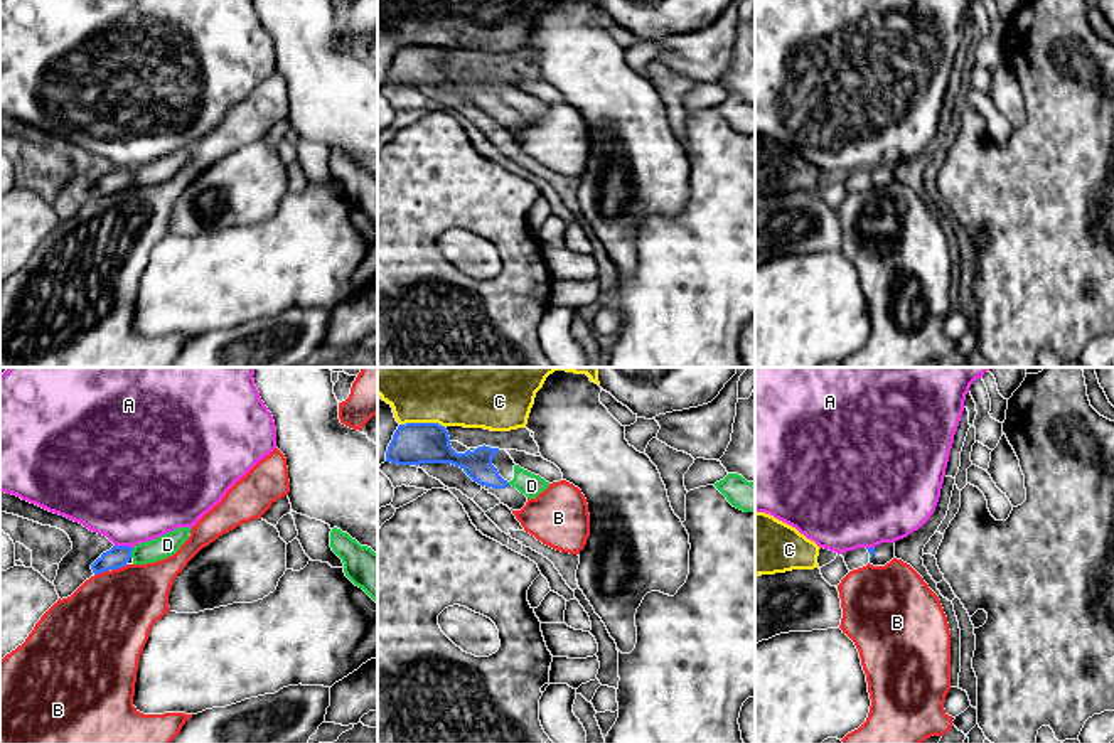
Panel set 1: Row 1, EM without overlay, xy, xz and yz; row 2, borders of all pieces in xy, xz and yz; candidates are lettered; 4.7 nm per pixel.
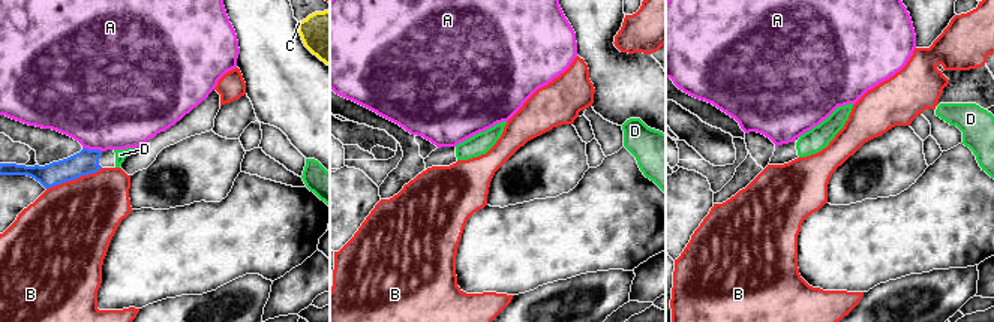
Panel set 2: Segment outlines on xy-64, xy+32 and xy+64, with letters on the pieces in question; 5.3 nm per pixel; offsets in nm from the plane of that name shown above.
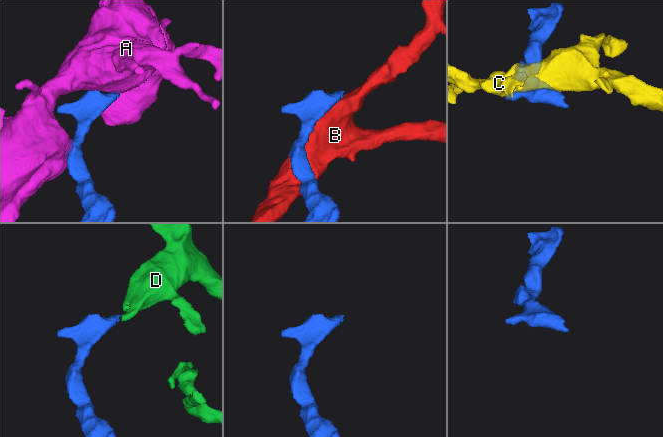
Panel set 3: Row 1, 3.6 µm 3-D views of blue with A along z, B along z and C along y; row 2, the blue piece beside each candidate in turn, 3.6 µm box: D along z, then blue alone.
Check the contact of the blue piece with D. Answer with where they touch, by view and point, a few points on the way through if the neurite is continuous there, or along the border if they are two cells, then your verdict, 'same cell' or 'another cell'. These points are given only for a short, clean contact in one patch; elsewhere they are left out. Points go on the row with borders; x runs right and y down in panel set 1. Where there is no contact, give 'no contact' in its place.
contact xy (130, 553); way xy (117, 556), (130, 553), (147, 553), (167, 545); same cell

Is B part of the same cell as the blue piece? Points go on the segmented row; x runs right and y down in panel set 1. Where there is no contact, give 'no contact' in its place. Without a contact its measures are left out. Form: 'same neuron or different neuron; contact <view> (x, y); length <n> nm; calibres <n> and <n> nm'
different neuron; contact xy (118, 566); length 80 nm; calibres 100 and 400 nm

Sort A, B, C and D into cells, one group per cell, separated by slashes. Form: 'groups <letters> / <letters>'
groups A / B / C / D

